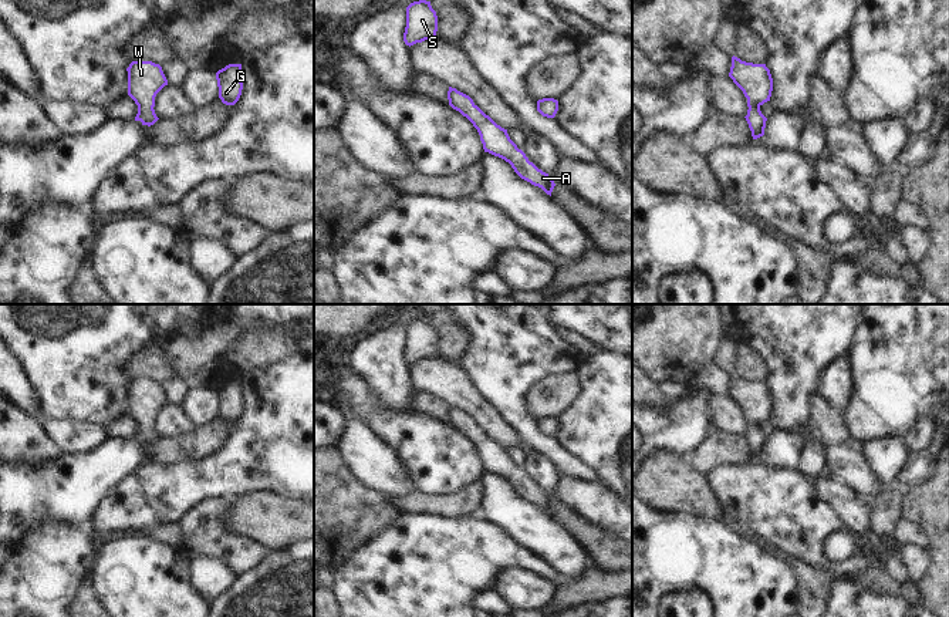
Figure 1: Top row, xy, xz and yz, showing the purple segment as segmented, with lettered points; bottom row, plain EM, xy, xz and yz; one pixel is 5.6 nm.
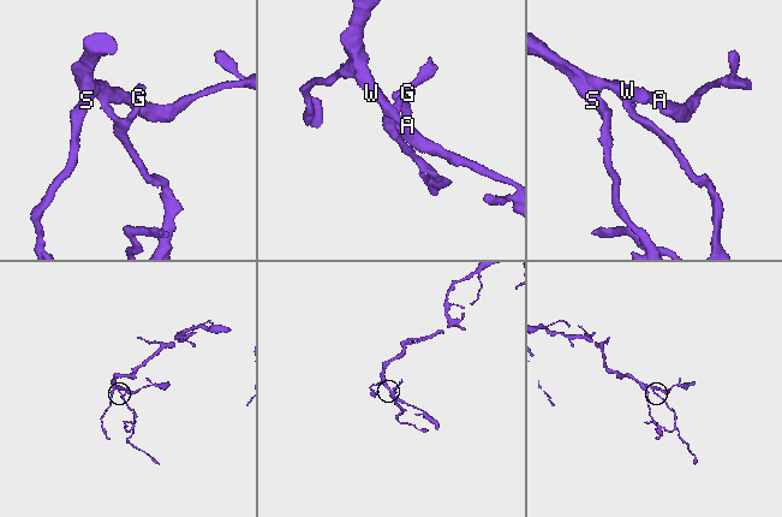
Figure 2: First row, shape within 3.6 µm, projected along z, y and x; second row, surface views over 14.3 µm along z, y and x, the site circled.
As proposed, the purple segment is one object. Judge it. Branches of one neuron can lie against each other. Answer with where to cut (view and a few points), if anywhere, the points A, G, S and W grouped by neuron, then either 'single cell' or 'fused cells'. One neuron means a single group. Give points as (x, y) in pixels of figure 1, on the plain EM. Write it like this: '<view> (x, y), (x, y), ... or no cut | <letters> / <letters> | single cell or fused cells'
no cut | A G S W | single cell

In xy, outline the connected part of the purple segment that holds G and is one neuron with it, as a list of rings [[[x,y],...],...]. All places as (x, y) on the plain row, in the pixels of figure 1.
[[[229,382],[216,391],[219,417],[226,424],[234,424],[243,408],[242,382]]]

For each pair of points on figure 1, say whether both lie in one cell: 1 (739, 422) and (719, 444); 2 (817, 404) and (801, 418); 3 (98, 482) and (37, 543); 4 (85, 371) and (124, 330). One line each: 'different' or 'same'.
1: different
2: different
3: different
4: same

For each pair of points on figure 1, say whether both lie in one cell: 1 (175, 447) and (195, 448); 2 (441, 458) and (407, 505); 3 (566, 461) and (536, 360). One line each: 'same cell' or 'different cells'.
1: same cell
2: different cells
3: same cell

